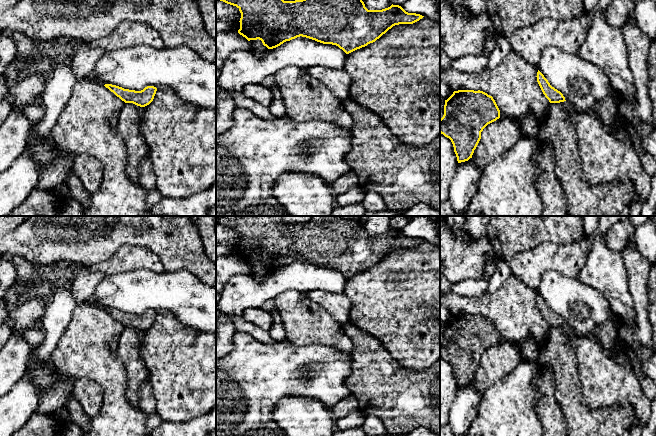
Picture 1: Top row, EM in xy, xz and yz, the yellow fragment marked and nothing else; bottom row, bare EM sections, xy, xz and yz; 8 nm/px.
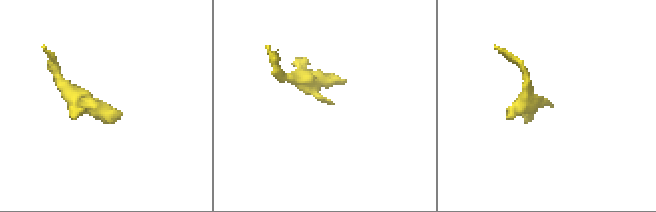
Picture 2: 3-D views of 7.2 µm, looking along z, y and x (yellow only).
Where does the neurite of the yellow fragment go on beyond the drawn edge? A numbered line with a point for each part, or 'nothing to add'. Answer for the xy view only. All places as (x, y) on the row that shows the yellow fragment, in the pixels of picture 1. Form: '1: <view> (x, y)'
nothing to add

